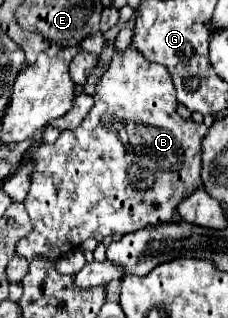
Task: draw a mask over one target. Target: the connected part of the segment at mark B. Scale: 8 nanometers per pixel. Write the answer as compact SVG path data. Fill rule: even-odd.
M134 48L122 56L114 54L110 68L96 86L94 106L82 124L74 130L64 130L52 146L42 144L30 154L34 170L24 208L32 218L34 232L18 240L16 254L30 262L34 258L56 262L62 254L78 248L88 238L102 242L106 236L124 236L152 224L180 222L176 206L200 186L200 142L208 128L178 116L176 106L176 92L164 66L144 60Z

